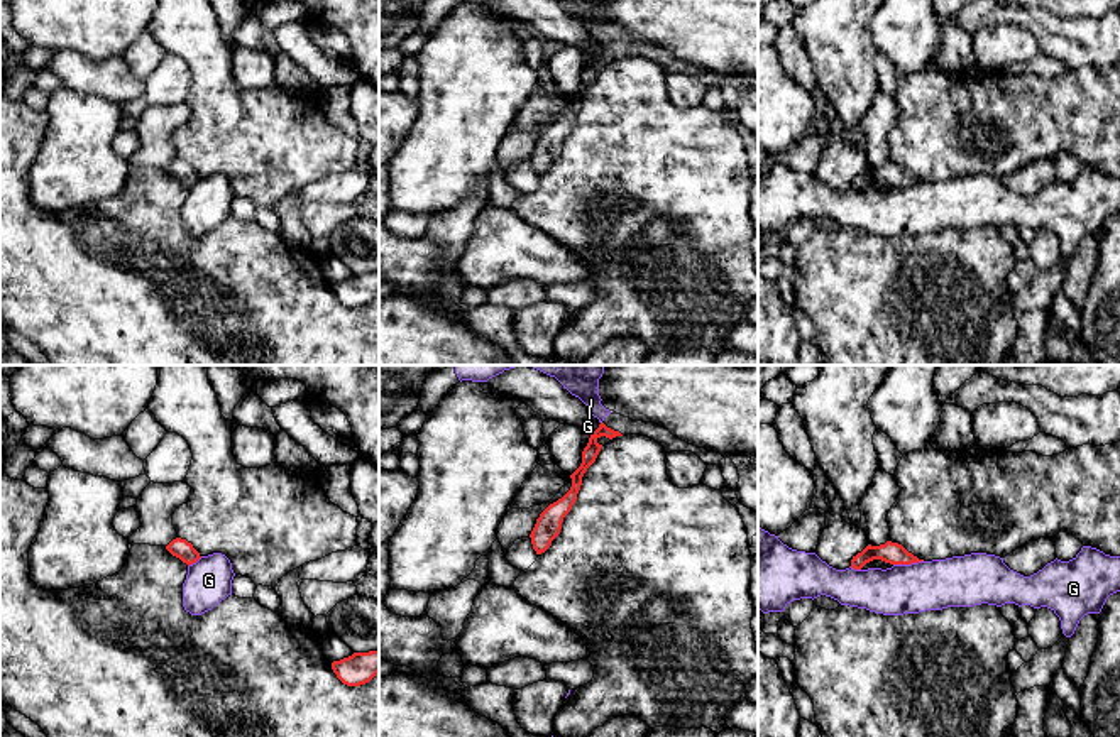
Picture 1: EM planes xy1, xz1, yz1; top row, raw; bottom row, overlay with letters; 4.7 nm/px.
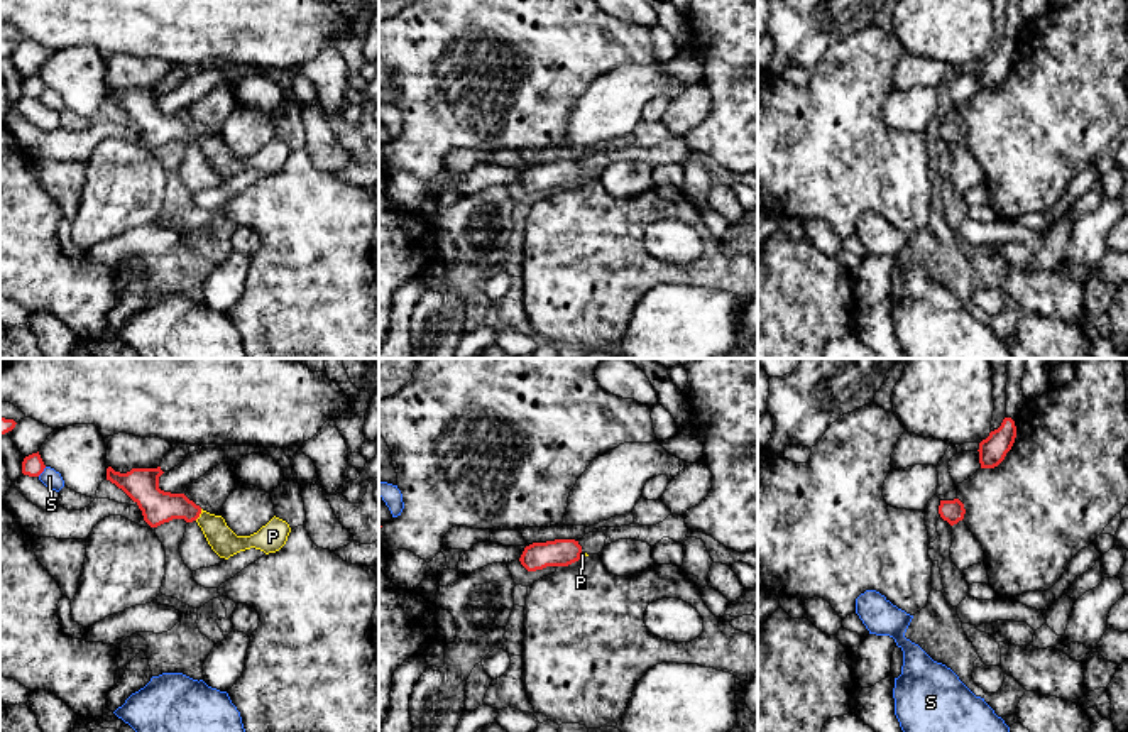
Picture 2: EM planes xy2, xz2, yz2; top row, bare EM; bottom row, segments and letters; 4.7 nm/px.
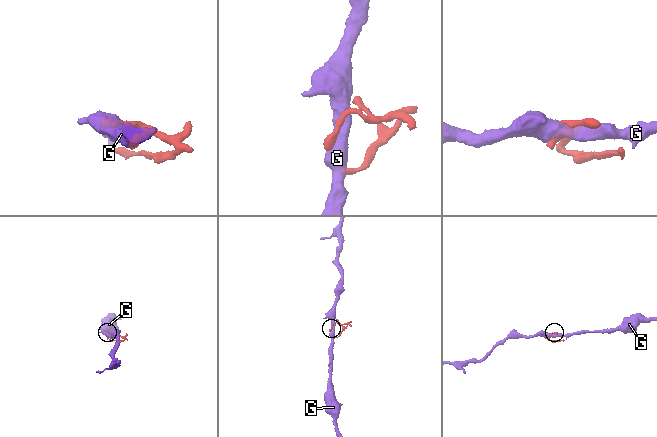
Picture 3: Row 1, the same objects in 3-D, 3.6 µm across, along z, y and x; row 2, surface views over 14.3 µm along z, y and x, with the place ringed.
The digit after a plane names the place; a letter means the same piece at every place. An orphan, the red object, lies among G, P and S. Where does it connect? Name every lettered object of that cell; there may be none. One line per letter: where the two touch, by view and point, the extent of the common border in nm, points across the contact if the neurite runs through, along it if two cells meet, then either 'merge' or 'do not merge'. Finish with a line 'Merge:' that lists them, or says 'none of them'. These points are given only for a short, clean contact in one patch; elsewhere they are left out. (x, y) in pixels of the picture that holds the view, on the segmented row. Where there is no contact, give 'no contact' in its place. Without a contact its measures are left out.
G: meets red in yz1 at (907, 563); contact 150 nm long; do not merge
P: meets red in xy2 at (200, 513); contact 70 nm long; runs through xy2 (158, 506), (180, 506), (200, 513), (224, 541); merge
S: meets red in xy2 at (41, 472); contact 60 nm long; do not merge
Merge: P

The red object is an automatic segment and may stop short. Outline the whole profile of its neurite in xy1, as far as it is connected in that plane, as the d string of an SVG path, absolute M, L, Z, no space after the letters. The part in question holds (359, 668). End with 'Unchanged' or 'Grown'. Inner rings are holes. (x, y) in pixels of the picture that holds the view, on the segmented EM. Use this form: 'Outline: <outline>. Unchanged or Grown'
Outline: M379 649L333 661L332 669L347 686L365 685L379 673Z. Unchanged

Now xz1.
Outline: M601 423L599 428L590 434L587 446L582 451L580 467L570 475L570 490L562 499L550 504L536 519L536 524L530 534L536 554L545 553L550 548L552 541L560 534L563 517L570 512L572 505L577 500L577 494L582 485L582 477L587 472L587 468L596 461L602 448L602 445L597 443L601 436L612 439L623 434L607 428L604 423Z. Unchanged

